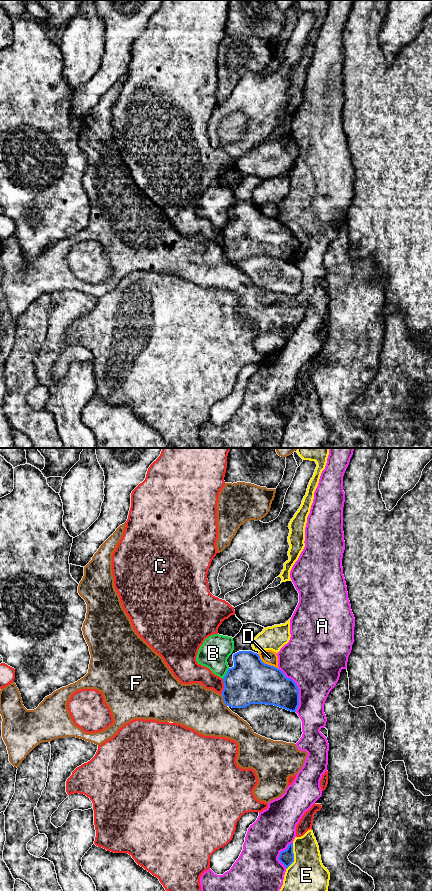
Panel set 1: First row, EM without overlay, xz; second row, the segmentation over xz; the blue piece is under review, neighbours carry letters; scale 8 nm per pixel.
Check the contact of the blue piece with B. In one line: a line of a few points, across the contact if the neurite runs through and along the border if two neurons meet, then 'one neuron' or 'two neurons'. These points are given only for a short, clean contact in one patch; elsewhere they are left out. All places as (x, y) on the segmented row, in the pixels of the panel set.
line xz (229, 668), (222, 678); two neurons

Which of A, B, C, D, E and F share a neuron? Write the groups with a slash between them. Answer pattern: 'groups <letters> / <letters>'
groups A / B / C / D / E / F

